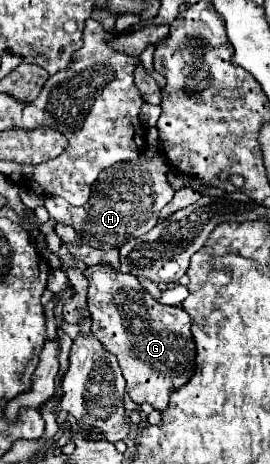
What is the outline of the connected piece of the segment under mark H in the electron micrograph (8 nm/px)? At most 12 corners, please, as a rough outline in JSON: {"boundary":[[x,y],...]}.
{"boundary":[[161,153],[111,165],[73,207],[45,197],[83,243],[119,249],[175,193]]}

